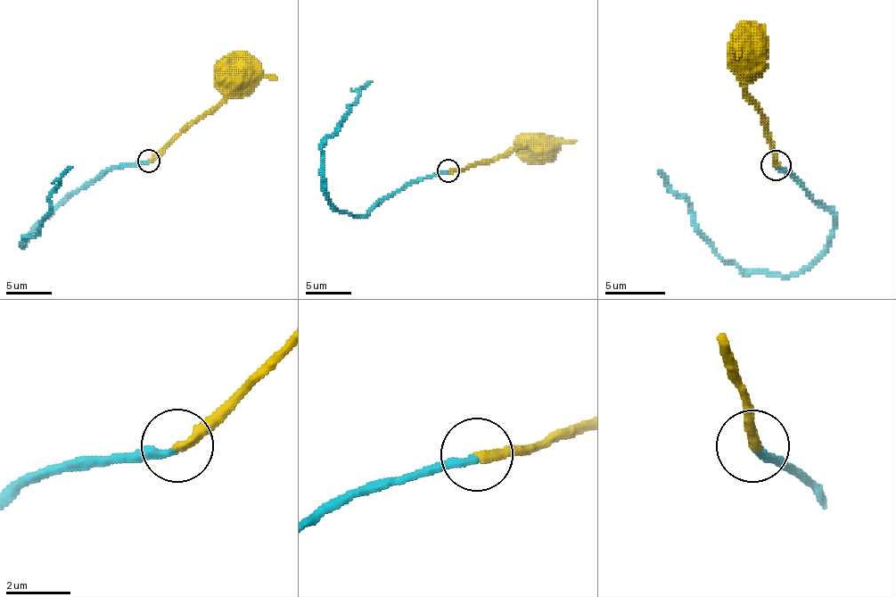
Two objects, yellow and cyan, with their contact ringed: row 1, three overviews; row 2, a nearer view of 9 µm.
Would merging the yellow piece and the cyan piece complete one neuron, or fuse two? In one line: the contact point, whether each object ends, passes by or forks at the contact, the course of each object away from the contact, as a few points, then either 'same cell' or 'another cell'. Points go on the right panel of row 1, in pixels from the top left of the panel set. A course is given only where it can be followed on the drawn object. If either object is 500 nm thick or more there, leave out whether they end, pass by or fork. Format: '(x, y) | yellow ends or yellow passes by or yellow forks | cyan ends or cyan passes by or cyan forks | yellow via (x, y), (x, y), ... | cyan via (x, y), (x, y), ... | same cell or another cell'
(776, 165) | yellow ends | cyan ends | yellow via (776, 166), (768, 120), (758, 103), (740, 82), (740, 40) | cyan via (776, 166), (834, 216), (831, 245), (816, 261), (768, 276), (716, 252), (659, 170) | same cell

